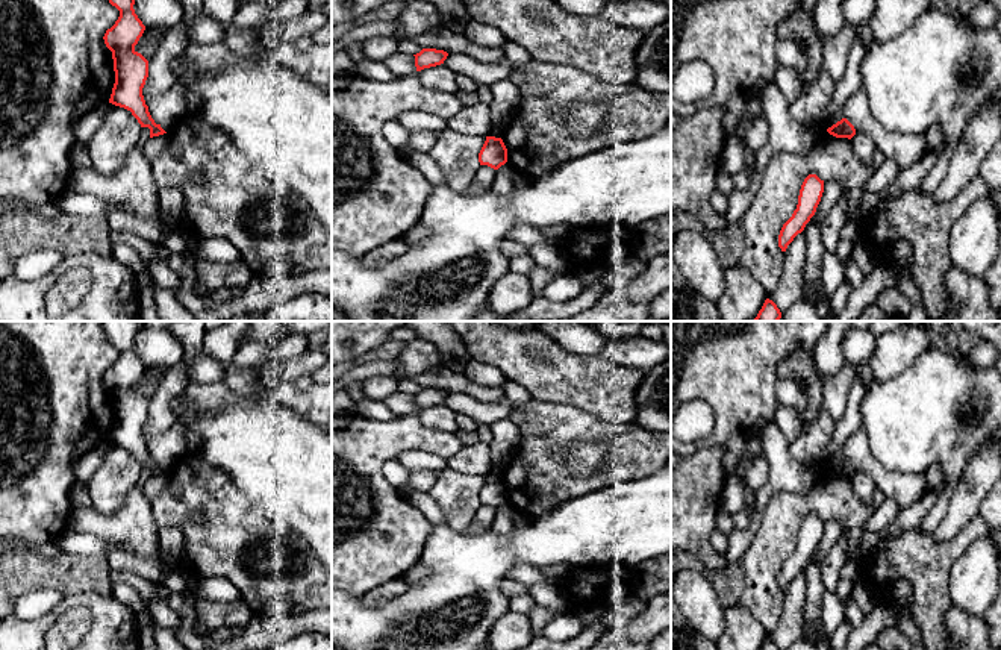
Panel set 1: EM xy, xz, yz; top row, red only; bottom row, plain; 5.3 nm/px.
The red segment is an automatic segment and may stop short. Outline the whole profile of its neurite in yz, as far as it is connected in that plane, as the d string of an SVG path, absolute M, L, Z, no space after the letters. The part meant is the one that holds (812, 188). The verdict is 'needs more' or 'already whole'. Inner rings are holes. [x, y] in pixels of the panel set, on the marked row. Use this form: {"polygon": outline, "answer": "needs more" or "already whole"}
{"polygon": "M809 174L801 185L797 209L780 230L778 247L781 252L786 252L787 245L804 230L806 224L815 215L822 192L824 180L816 174Z", "answer": "already whole"}

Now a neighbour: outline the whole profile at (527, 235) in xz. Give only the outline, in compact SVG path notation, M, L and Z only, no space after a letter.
M516 224L510 230L510 239L525 245L541 245L541 244L548 244L542 232L533 226L529 224Z

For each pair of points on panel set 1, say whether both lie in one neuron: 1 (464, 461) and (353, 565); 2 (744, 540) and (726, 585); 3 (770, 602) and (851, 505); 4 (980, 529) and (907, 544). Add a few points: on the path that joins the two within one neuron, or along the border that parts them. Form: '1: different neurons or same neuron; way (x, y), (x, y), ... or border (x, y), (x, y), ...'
1: different neurons; border (464, 446), (445, 459)
2: different neurons; border (739, 559), (729, 564)
3: same neuron; way (770, 567), (777, 534), (806, 505), (817, 505)
4: same neuron; way (962, 540), (953, 549), (926, 549)

